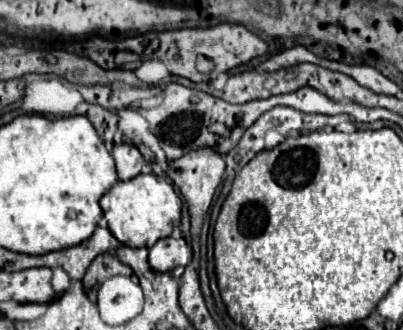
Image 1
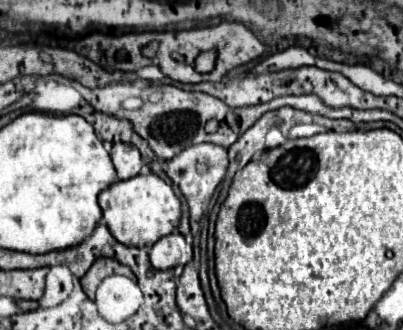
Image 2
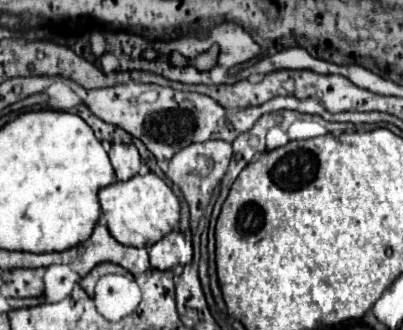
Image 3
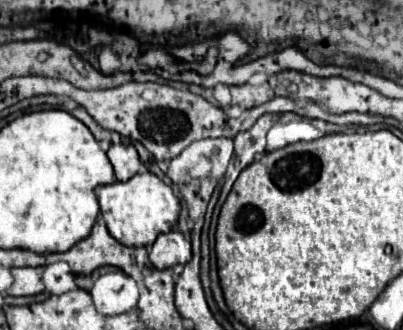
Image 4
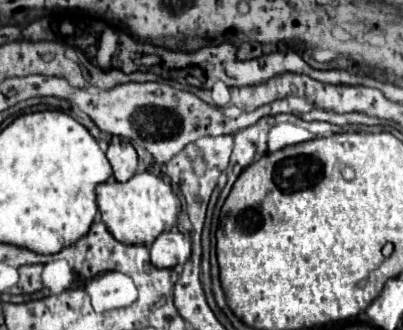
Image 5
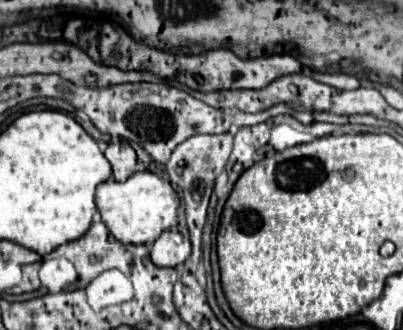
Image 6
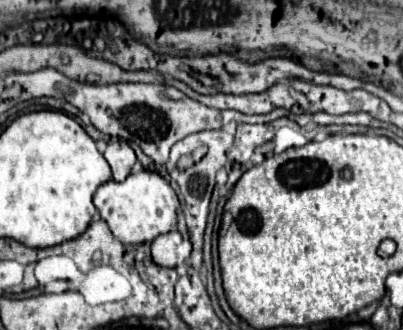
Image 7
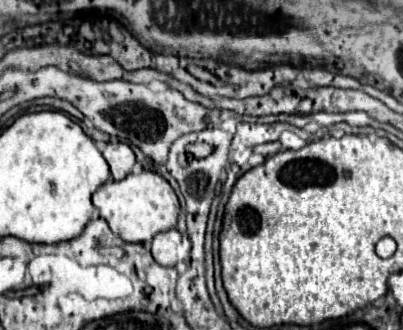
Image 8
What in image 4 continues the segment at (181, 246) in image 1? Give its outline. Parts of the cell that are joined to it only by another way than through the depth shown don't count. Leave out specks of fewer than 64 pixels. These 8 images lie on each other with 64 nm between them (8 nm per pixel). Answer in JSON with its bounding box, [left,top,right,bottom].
[150,230,192,270]

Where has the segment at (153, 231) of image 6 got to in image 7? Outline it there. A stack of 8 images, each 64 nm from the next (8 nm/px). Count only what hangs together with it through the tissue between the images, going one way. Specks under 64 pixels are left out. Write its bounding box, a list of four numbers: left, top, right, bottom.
[94,170,180,244]

